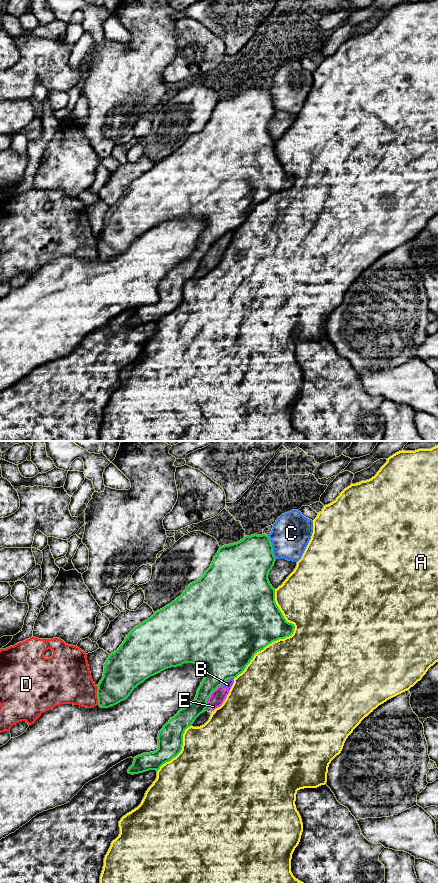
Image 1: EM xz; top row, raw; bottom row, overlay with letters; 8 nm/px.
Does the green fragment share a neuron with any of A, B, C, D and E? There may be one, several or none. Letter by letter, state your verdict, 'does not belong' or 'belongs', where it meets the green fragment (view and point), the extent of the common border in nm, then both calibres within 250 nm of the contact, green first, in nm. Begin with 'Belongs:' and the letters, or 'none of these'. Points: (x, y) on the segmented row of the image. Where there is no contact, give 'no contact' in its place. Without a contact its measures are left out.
Belongs: none of these
A: does not belong; meets green in xz at (284, 637); contact 800 nm long; 400 nm thick on the green side, 480 nm on the other
B: does not belong; meets green in xz at (227, 679); contact 120 nm long; 460 nm thick on the green side, 70 nm on the other
C: does not belong; meets green in xz at (272, 547); contact 200 nm long; 380 nm thick on the green side, 320 nm on the other
D: does not belong; meets green in xz at (97, 695); contact 150 nm long; 300 nm thick on the green side, 360 nm on the other
E: does not belong; meets green in xz at (210, 695); contact 220 nm long; 240 nm thick on the green side, 120 nm on the other

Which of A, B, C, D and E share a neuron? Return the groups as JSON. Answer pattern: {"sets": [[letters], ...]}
{"sets": [["A"], ["B", "E"], ["C"], ["D"]]}

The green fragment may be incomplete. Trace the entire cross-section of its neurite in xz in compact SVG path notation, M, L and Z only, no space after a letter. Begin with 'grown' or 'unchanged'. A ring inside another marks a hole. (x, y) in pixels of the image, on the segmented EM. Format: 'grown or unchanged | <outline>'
unchanged | M266 534L245 536L237 543L220 547L210 567L199 580L190 583L178 598L132 629L120 647L109 654L104 664L103 677L97 686L98 705L101 708L109 708L126 700L138 685L165 669L194 663L205 670L205 677L195 699L180 709L159 731L156 751L134 757L133 764L128 769L129 774L158 771L163 764L175 758L182 750L185 730L207 709L207 700L212 692L226 680L241 674L257 652L272 642L293 634L295 626L286 621L277 606L275 589L268 579L275 561L272 543Z

